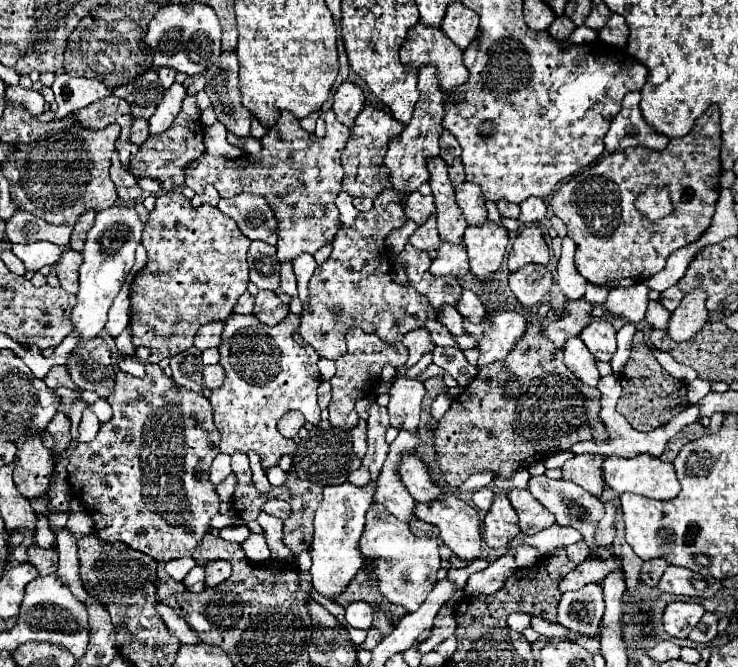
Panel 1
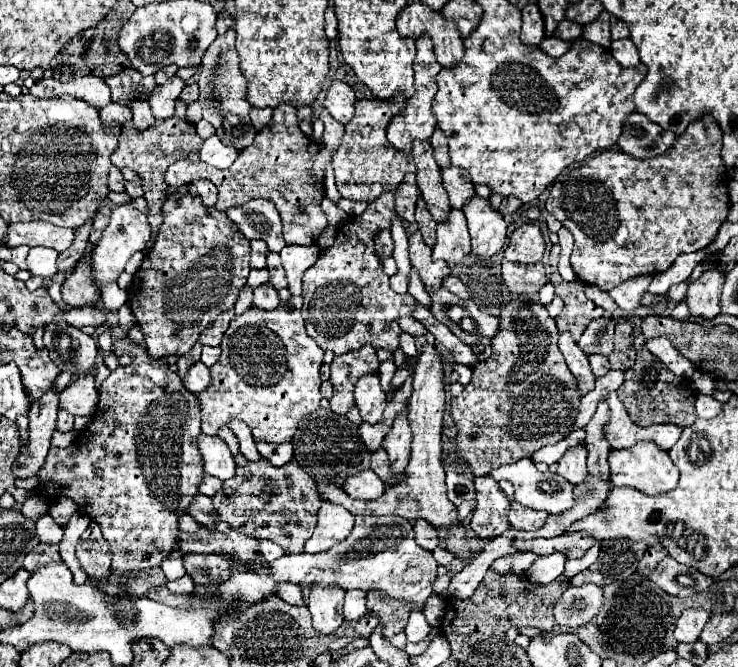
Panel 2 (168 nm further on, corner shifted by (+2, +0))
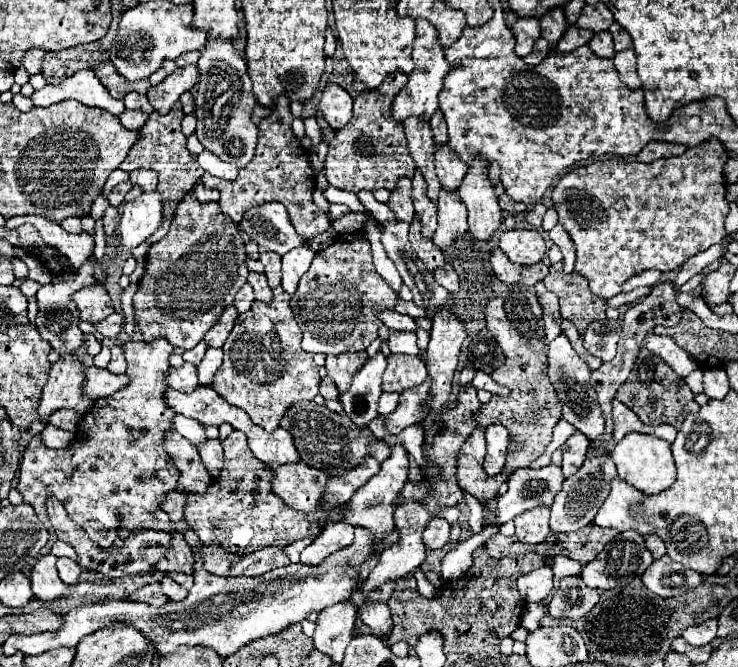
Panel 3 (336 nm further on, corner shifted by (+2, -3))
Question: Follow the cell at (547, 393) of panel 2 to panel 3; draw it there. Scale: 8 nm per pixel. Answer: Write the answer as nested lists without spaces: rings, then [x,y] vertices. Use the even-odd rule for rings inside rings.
[[[533,288],[507,290],[501,296],[493,298],[485,310],[487,330],[505,354],[503,366],[493,370],[491,378],[501,386],[509,386],[511,392],[507,396],[493,394],[487,404],[481,404],[479,412],[475,414],[475,424],[481,428],[489,424],[503,424],[507,428],[509,450],[503,470],[509,472],[531,466],[531,462],[539,458],[549,446],[553,428],[561,420],[561,402],[547,376],[547,346],[543,342],[545,324],[541,314],[543,310]]]

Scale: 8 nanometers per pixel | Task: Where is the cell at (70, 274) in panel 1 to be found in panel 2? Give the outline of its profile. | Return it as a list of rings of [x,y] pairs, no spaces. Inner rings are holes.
[[[79,263],[75,273],[63,283],[63,301],[71,307],[85,307],[95,301],[97,297],[97,287],[91,277],[91,267],[89,263]]]

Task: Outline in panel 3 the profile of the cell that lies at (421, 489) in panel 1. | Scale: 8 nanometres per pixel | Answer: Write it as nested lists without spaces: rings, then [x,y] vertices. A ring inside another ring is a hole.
[[[297,402],[281,418],[281,426],[291,432],[301,462],[325,472],[327,476],[343,474],[353,466],[359,466],[371,452],[371,444],[377,442],[375,436],[361,430],[355,422],[349,422],[345,414],[335,414],[327,406],[317,406],[315,402]]]

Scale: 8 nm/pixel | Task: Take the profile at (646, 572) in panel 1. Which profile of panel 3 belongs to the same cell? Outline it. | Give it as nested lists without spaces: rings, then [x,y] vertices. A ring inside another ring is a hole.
[[[647,536],[647,538],[645,538],[645,542],[647,542],[647,548],[651,550],[653,558],[661,558],[661,556],[665,556],[665,554],[667,554],[665,544],[663,544],[657,536]]]

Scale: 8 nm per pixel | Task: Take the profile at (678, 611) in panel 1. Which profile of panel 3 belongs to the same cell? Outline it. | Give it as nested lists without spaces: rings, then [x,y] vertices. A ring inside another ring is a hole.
[[[707,620],[701,626],[689,626],[689,630],[683,630],[683,638],[693,646],[705,646],[715,640],[717,620]]]

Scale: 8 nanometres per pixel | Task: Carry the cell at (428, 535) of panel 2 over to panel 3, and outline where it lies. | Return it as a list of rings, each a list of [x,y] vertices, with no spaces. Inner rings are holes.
[[[433,518],[427,524],[425,532],[423,532],[423,542],[425,542],[427,550],[439,550],[439,548],[443,548],[449,542],[449,530],[451,530],[451,526],[449,526],[447,520]]]

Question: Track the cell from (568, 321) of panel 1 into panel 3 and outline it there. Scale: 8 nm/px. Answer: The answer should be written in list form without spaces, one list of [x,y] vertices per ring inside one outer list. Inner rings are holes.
[[[561,262],[551,264],[551,272],[545,276],[543,282],[549,292],[559,296],[561,318],[573,322],[573,326],[577,326],[577,332],[583,334],[593,320],[605,318],[607,306],[603,298],[593,296],[583,276],[579,276],[577,272],[563,274],[561,270],[557,270],[561,266]]]

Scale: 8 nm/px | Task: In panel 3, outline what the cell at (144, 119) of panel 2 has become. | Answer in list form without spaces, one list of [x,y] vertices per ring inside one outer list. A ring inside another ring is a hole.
[[[129,92],[125,96],[125,106],[129,110],[141,110],[145,114],[151,114],[153,112],[153,106],[147,102],[147,96],[145,94],[139,94],[139,92]]]

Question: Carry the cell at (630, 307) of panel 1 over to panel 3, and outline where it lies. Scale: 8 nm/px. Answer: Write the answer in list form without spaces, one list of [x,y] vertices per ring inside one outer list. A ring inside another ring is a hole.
[[[645,270],[633,278],[629,278],[625,284],[623,284],[623,292],[631,292],[633,288],[639,288],[639,286],[653,286],[657,284],[661,278],[661,272],[659,270]]]

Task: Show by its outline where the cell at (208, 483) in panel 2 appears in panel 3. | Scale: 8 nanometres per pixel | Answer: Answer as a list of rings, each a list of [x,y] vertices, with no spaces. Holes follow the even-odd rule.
[[[169,432],[165,436],[165,450],[181,472],[179,486],[183,490],[203,494],[211,484],[211,476],[203,466],[199,452],[189,442],[185,442],[185,438],[181,438],[181,434],[177,432]]]

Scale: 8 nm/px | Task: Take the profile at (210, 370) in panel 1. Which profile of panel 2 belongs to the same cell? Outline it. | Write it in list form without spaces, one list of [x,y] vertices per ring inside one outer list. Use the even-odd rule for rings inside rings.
[[[199,361],[189,367],[189,371],[185,373],[185,377],[181,381],[187,391],[191,391],[193,395],[199,395],[201,391],[205,391],[205,387],[209,387],[209,367],[205,367]]]

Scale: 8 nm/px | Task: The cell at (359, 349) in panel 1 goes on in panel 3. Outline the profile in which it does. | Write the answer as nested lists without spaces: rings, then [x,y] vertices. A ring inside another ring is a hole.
[[[345,352],[337,356],[327,356],[327,362],[325,362],[327,374],[337,384],[337,390],[341,394],[349,390],[349,382],[353,374],[367,362],[367,358],[369,358],[367,352]]]

